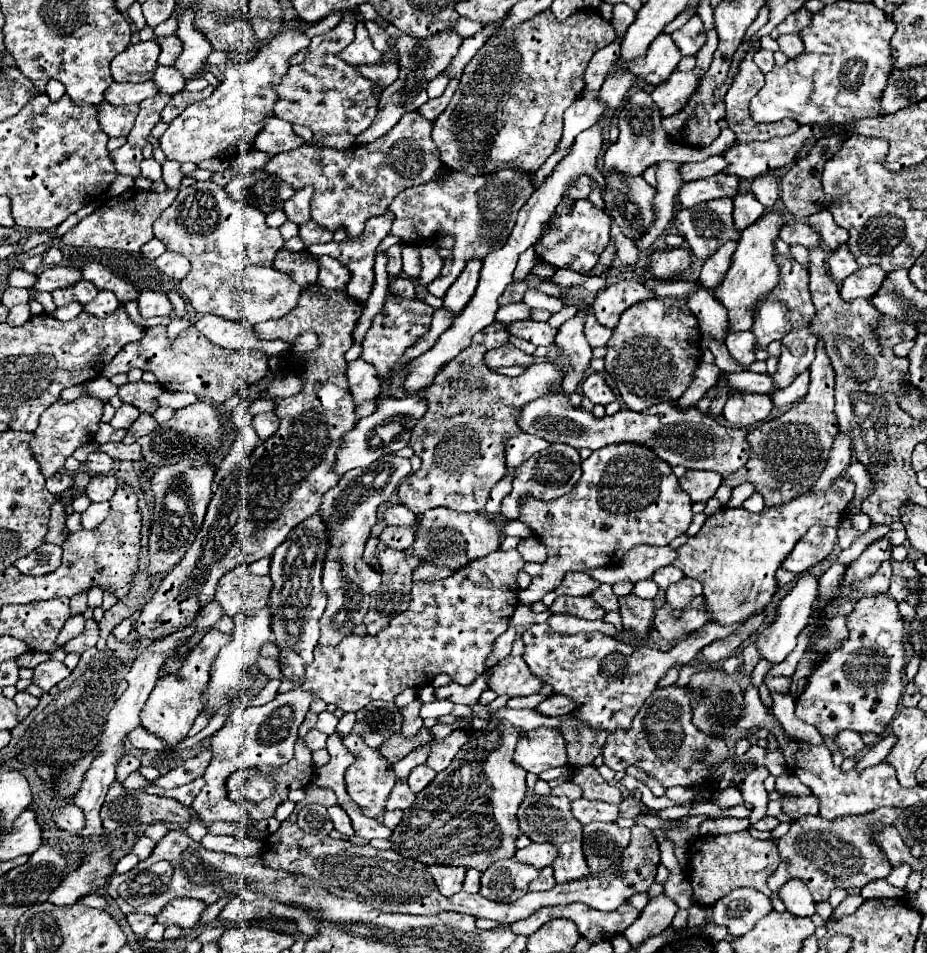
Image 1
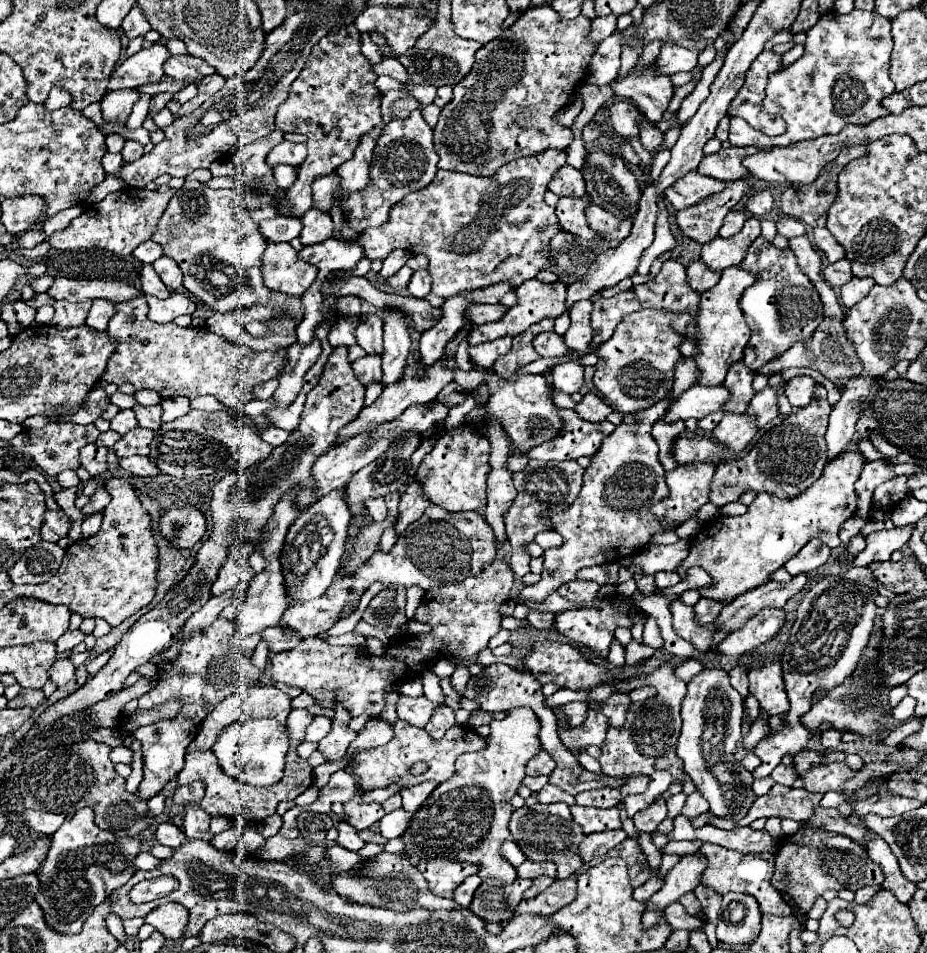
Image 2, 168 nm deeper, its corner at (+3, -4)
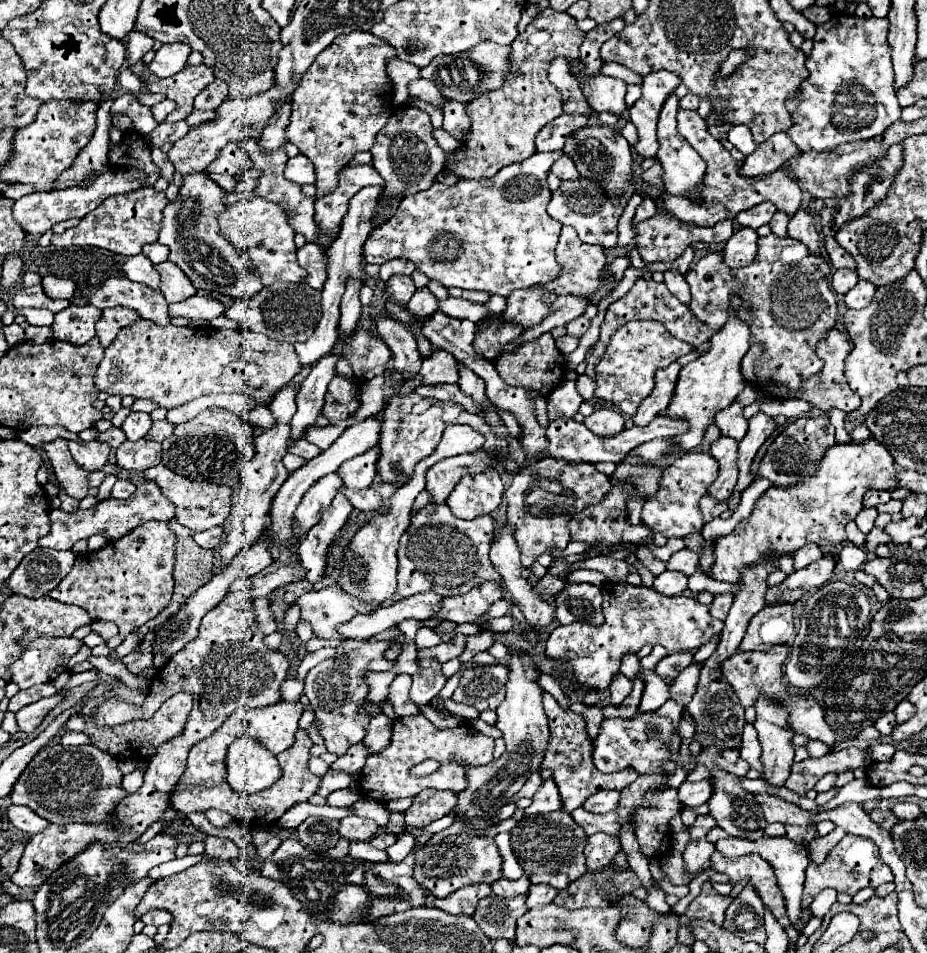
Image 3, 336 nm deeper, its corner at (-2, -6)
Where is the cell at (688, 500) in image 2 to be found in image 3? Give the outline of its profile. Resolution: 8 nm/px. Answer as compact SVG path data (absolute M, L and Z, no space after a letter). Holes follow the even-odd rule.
M686 452L678 456L662 474L660 488L654 496L648 496L642 508L642 522L660 532L666 538L684 538L694 532L702 532L702 514L698 510L698 500L706 494L706 488L718 476L718 462L706 452Z

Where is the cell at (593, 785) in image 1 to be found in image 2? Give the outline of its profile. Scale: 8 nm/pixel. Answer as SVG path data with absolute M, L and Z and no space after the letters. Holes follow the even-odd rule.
M595 788L589 792L581 792L575 796L579 806L597 806L597 808L613 808L619 800L621 794L617 788Z

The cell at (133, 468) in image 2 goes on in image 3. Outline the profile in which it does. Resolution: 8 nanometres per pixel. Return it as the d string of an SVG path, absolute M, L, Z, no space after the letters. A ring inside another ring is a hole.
M164 464L148 468L144 472L144 476L158 482L162 494L168 500L172 500L174 506L178 508L176 520L182 526L186 526L188 530L202 532L202 530L208 530L208 528L214 528L214 526L222 526L224 520L230 514L230 508L232 508L232 488L230 486L212 484L212 482L196 482L196 480L190 480L186 476L180 476L180 474L172 472L172 470L168 470Z

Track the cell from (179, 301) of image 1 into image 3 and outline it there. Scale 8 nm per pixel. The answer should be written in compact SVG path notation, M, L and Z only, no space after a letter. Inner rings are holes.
M142 254L130 256L122 264L122 270L124 270L124 276L132 282L142 282L156 290L160 286L160 278L158 278L158 272L154 272L154 264L150 260L146 260L146 256L142 256Z

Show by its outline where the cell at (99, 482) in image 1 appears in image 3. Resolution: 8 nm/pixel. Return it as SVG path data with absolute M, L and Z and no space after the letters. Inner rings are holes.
M144 480L142 484L138 484L136 492L126 500L106 498L98 506L94 506L90 510L78 510L78 512L52 510L50 512L52 528L50 528L48 536L40 538L40 546L52 548L52 550L70 550L78 540L90 538L92 534L106 536L106 540L112 542L112 540L126 536L126 532L132 532L134 528L138 528L140 524L144 524L148 520L168 522L172 518L174 518L174 504L170 504L170 500L166 500L166 496L162 496L162 492L160 492L158 484L154 484L154 480Z

